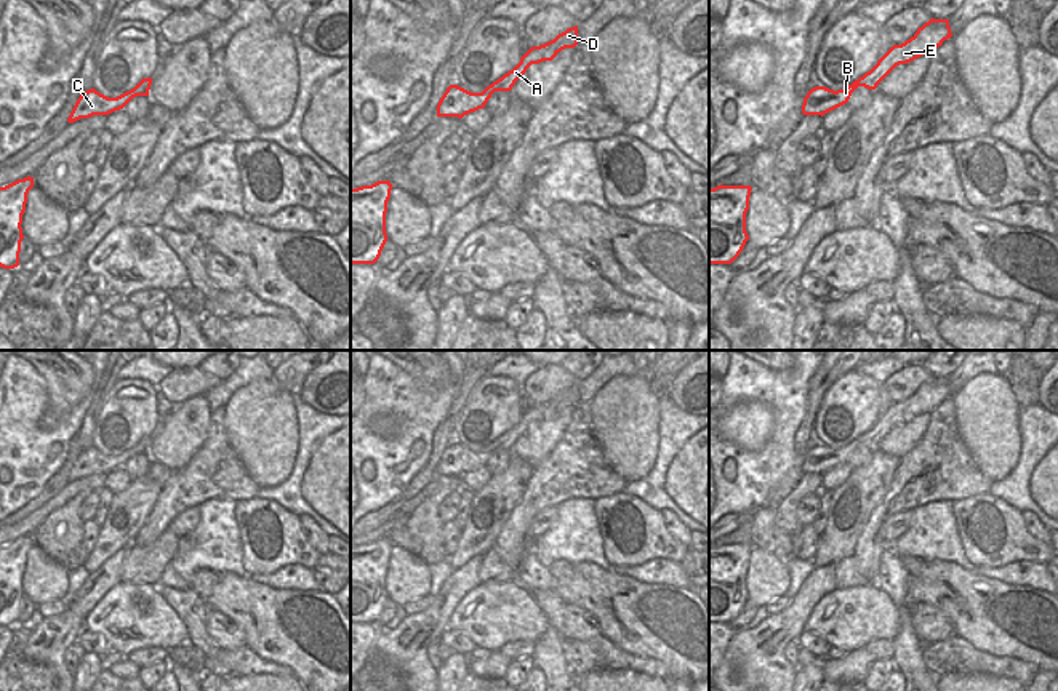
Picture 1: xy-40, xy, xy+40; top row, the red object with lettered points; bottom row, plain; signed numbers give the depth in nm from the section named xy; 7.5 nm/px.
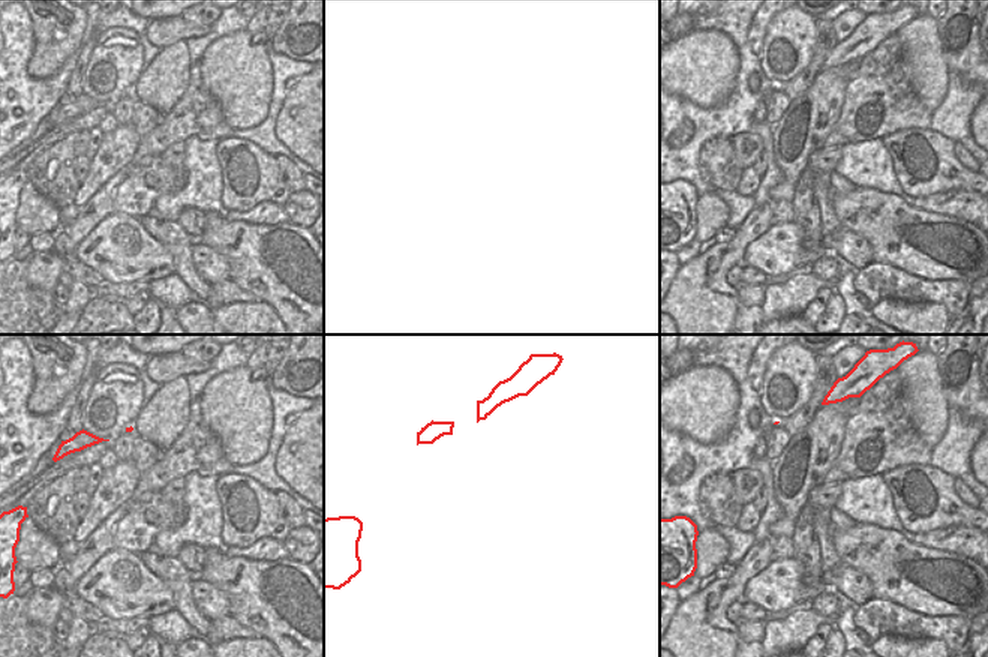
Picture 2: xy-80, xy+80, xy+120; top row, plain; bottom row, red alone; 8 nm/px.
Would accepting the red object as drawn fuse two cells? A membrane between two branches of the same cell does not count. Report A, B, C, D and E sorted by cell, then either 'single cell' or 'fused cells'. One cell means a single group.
groups A B C D E; single cell

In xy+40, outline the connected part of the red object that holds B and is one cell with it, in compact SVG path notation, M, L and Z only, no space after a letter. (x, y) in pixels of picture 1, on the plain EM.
M930 377L917 390L901 403L893 403L877 422L863 435L855 438L844 448L829 448L826 445L812 446L804 456L804 473L824 473L848 461L852 451L858 445L876 448L877 443L900 422L908 422L924 413L932 413L944 398L951 397L948 377Z

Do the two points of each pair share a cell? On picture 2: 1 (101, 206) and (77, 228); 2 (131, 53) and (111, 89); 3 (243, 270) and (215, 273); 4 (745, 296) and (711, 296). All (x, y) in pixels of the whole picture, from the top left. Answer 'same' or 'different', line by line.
1: same
2: same
3: different
4: different

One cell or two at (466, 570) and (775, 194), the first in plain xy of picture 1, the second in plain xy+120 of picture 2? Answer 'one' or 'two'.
two

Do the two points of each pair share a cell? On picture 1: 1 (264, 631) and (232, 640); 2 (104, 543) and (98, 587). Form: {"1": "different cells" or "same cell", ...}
{"1": "different cells", "2": "different cells"}

